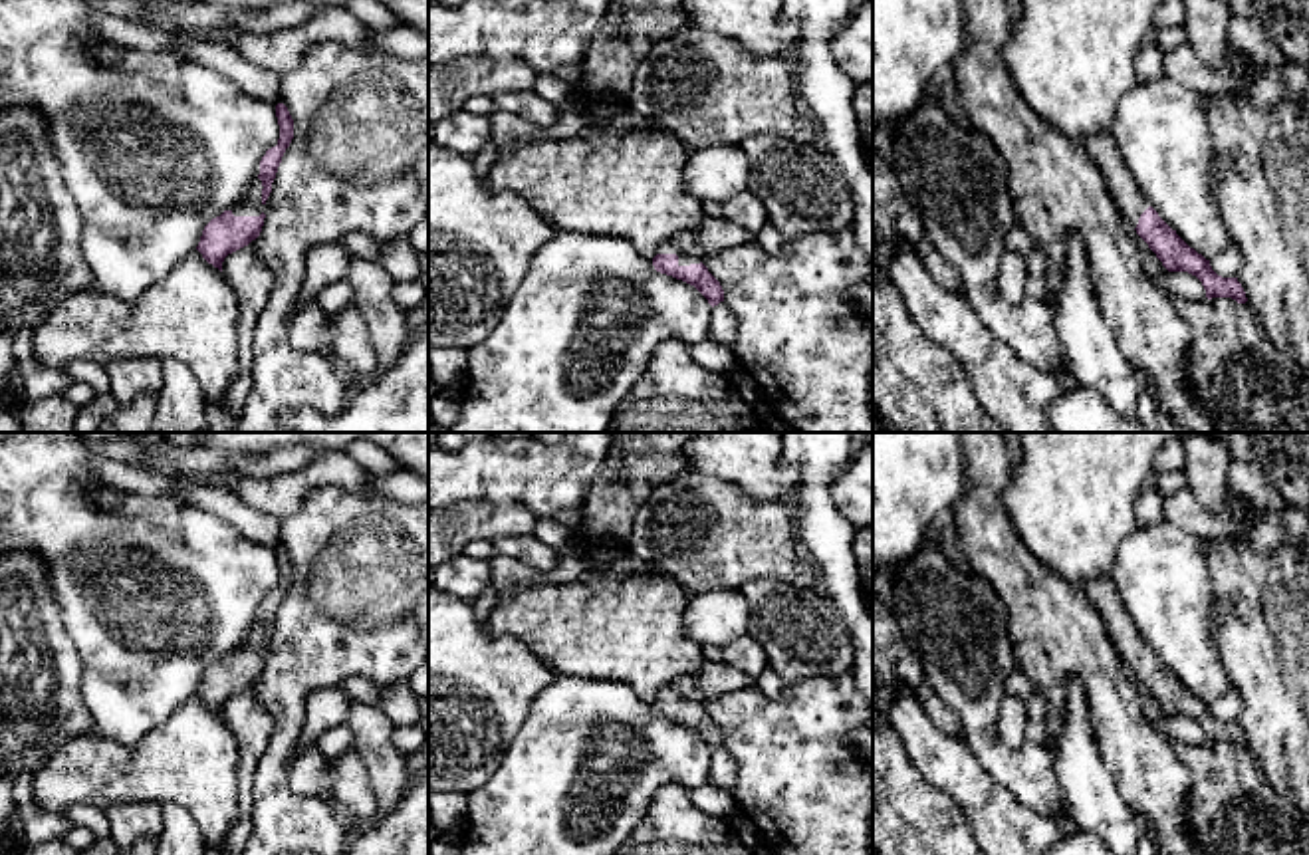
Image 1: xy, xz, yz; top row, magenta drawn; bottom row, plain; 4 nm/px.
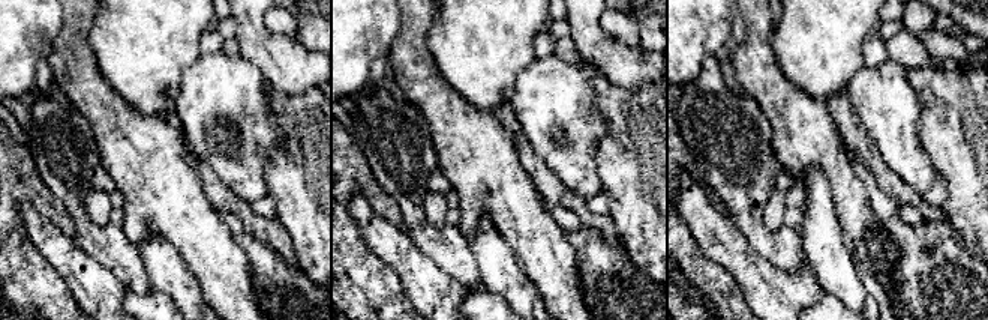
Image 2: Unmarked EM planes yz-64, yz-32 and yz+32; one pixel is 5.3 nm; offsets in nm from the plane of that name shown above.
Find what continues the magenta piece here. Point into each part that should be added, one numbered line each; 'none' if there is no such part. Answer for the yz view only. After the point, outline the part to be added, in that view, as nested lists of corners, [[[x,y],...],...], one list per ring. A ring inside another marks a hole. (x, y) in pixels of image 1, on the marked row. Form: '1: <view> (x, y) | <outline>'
1: yz (1101, 145) | [[[1101,129],[1099,133],[1087,137],[1085,147],[1107,177],[1109,188],[1125,220],[1136,228],[1140,214],[1150,204],[1123,161],[1111,129]]]

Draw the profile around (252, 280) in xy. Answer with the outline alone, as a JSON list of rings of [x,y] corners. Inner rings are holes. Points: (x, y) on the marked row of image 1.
[[[256,240],[228,254],[222,262],[222,274],[234,288],[238,300],[236,339],[240,353],[240,371],[252,371],[252,335],[258,315],[268,304],[274,288],[274,272],[256,254]]]

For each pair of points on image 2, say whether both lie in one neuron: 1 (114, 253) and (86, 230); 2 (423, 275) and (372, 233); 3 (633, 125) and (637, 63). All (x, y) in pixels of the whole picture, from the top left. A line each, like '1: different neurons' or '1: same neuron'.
1: same neuron
2: same neuron
3: different neurons

